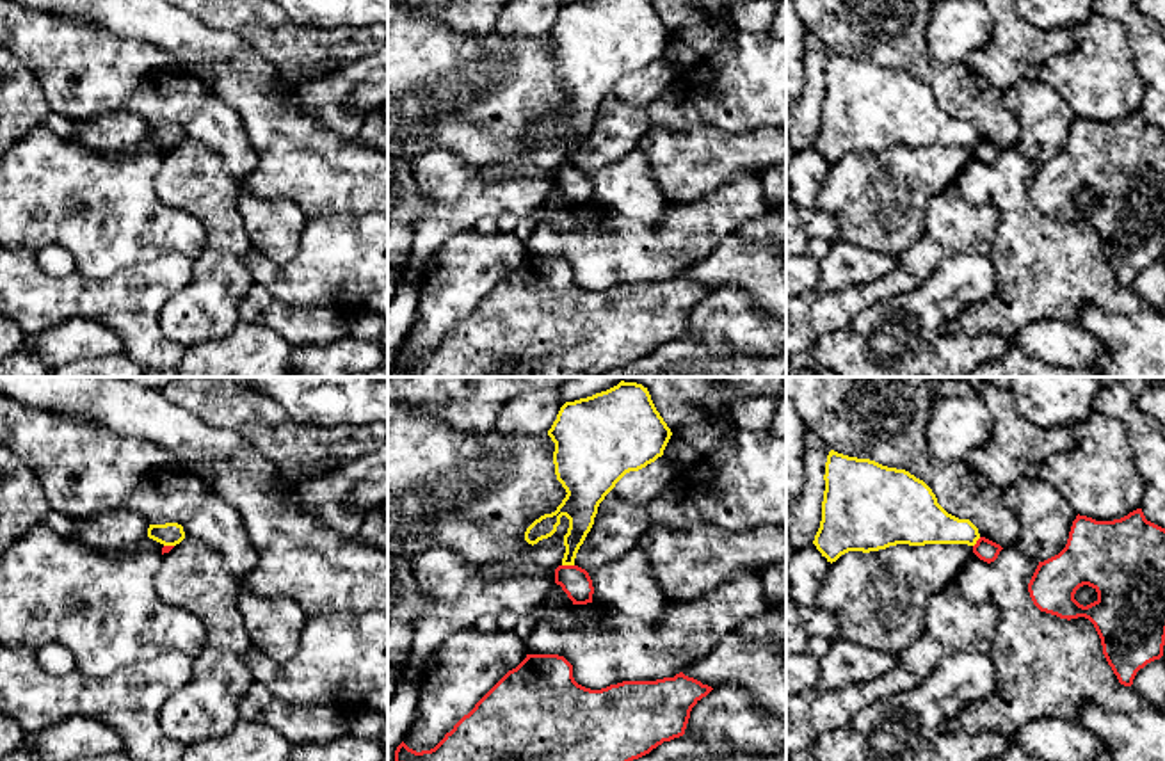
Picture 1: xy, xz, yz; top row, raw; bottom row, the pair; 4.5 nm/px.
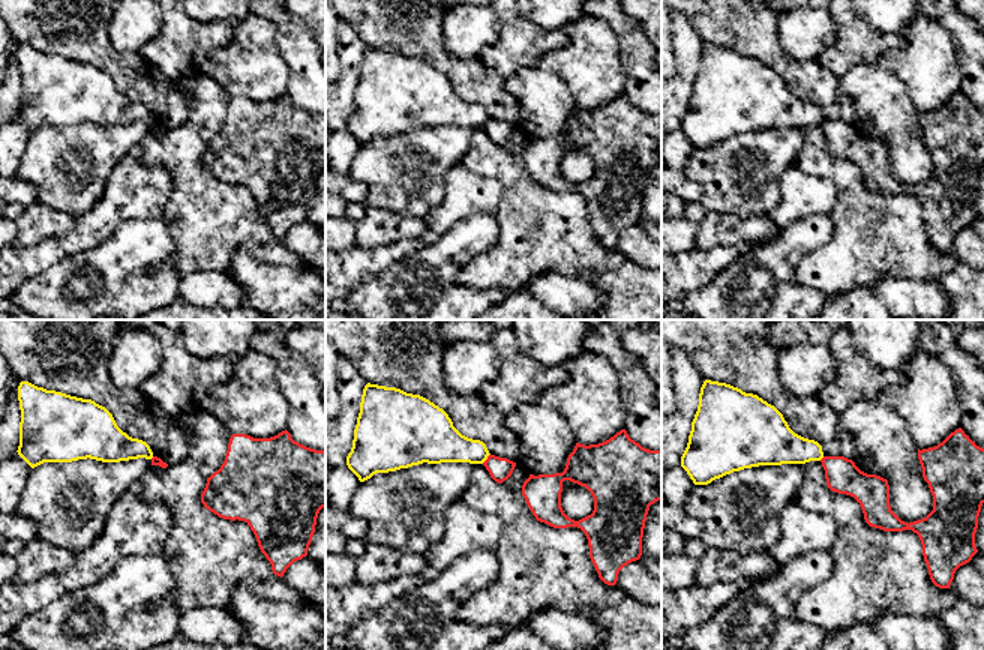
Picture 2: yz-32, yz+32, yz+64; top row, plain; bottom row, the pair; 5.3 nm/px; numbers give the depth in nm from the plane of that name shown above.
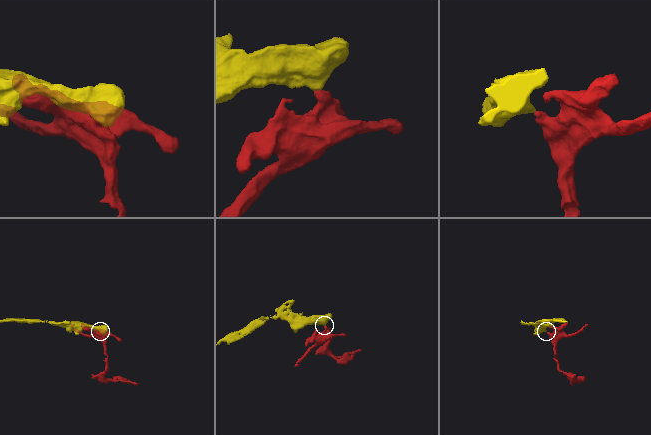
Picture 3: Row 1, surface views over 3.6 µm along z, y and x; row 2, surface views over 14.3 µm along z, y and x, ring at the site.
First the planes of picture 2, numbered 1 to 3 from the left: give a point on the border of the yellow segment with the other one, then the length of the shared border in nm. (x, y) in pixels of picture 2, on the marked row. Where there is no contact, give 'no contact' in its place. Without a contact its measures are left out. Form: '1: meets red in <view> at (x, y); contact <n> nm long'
1: no contact
2: meets red in yz+32 at (488, 458); contact 70 nm long
3: meets red in yz+64 at (822, 458); contact 40 nm long

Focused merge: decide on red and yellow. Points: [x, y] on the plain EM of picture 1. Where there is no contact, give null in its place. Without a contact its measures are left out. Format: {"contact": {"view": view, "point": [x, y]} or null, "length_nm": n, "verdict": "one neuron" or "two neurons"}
{"contact": {"view": "xz", "point": [568, 168]}, "length_nm": 60, "verdict": "two neurons"}

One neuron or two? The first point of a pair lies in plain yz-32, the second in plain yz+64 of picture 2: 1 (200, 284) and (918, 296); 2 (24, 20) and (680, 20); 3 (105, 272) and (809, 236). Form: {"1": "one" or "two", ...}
{"1": "one", "2": "two", "3": "one"}

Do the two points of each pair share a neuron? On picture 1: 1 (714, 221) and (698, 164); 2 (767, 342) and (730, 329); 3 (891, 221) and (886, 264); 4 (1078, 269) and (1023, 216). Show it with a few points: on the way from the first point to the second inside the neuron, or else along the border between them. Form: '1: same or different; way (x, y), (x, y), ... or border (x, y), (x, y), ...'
1: different; border (742, 173), (728, 178), (699, 200), (671, 201)
2: same; way (758, 333), (739, 329)
3: different; border (849, 242), (893, 256)
4: same; way (1064, 255), (1037, 230)

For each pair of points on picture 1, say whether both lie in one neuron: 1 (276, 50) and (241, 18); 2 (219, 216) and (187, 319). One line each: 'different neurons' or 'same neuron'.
1: same neuron
2: same neuron

